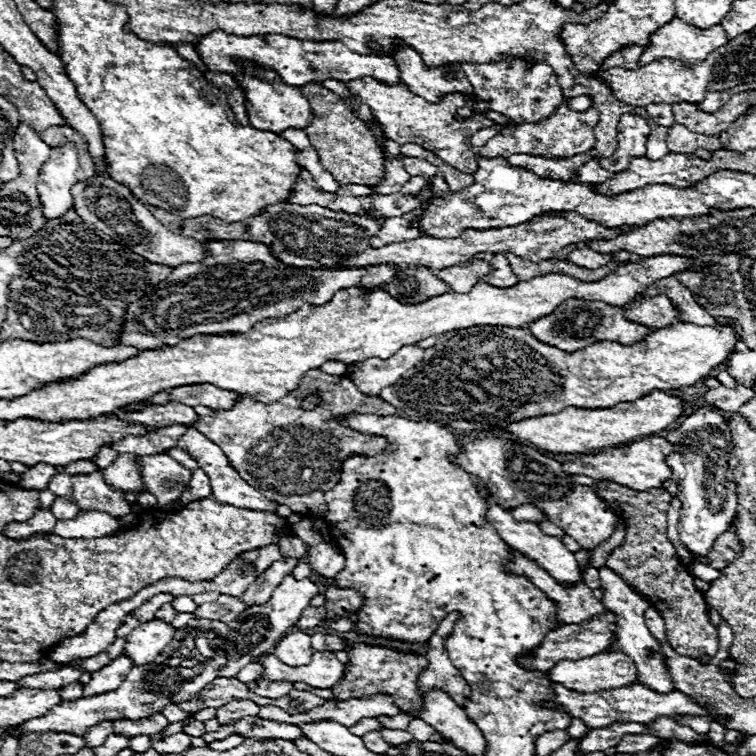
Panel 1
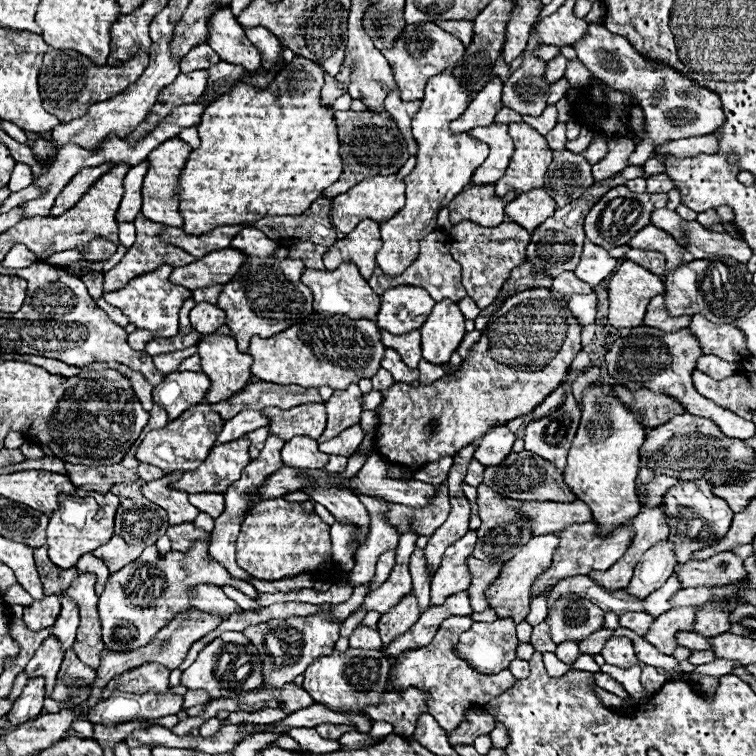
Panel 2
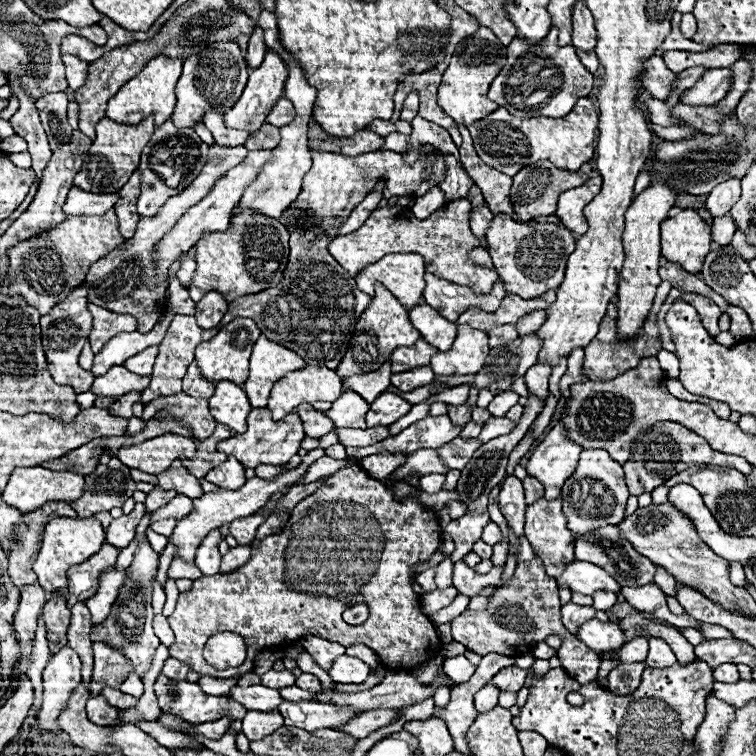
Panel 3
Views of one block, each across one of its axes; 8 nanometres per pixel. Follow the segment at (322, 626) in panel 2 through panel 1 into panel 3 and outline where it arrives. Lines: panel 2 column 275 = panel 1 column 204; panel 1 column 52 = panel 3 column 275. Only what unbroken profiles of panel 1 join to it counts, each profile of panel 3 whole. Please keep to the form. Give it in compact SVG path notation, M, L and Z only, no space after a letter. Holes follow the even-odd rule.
M274 708L270 712L248 710L246 718L242 720L242 732L246 734L248 740L264 738L264 736L272 734L274 730L278 730L280 726L284 726L284 718L280 716L278 708Z

